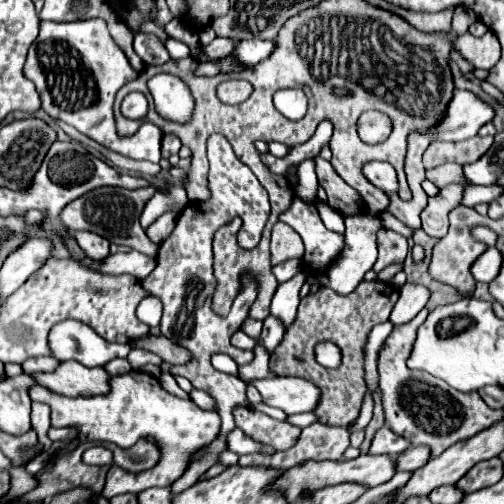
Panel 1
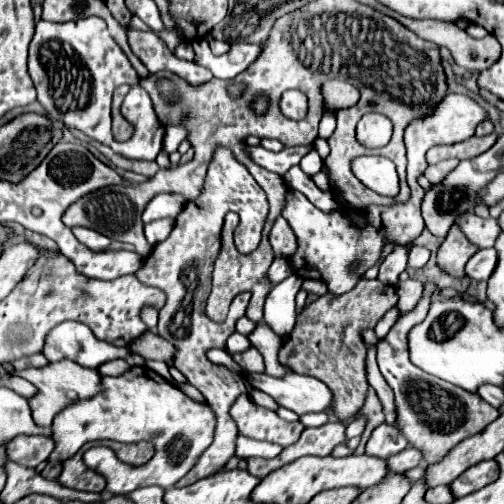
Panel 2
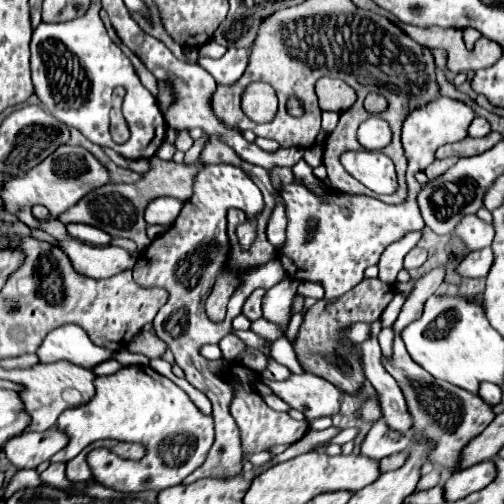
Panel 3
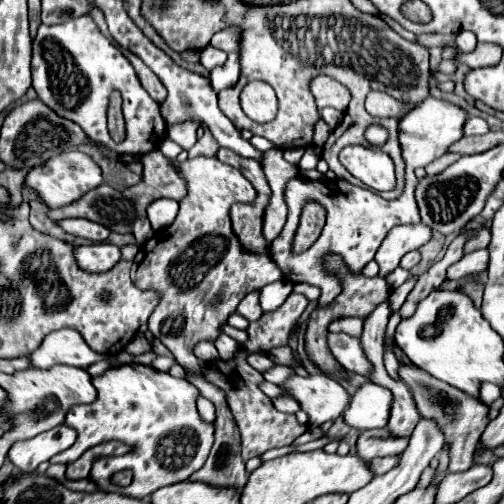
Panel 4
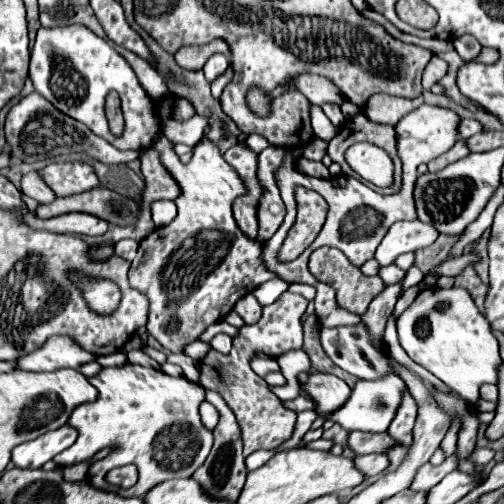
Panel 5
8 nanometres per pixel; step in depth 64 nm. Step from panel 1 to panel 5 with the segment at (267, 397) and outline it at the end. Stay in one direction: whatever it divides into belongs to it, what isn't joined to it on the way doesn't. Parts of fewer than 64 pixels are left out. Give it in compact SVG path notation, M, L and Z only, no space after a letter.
M310 374L308 380L300 384L300 390L314 402L314 410L318 414L312 428L320 428L332 412L346 404L350 396L348 384L332 374Z

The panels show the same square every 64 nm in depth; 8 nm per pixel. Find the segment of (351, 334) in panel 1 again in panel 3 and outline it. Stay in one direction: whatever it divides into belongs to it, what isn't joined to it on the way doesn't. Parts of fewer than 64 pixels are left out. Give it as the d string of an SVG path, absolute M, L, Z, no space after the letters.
M364 278L356 288L346 292L344 296L330 300L326 304L324 304L324 300L318 300L314 306L310 306L306 310L298 336L292 344L296 358L298 358L300 366L304 368L304 372L310 372L310 374L316 374L316 376L328 380L330 384L334 384L336 388L340 388L346 394L356 394L364 386L366 378L364 378L364 372L360 366L358 348L354 344L348 344L350 358L346 358L340 352L342 346L346 346L346 338L344 338L342 330L346 330L348 326L352 326L356 322L366 322L366 324L376 322L392 298L394 298L394 288L390 284L384 284L378 278L374 278L374 280Z

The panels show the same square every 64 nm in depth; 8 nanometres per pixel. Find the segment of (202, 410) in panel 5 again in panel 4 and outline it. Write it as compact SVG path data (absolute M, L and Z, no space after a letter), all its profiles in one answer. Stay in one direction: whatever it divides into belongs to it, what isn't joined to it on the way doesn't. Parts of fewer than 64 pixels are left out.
M199 396L197 398L197 409L200 416L207 422L213 423L216 415L216 408L212 402L207 400L206 398Z

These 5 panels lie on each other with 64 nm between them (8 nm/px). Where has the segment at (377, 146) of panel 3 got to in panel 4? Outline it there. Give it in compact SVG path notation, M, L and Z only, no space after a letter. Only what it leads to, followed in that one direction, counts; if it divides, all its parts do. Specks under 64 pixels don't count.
M372 124L364 130L364 138L370 146L382 146L388 140L388 130L378 126L378 124Z

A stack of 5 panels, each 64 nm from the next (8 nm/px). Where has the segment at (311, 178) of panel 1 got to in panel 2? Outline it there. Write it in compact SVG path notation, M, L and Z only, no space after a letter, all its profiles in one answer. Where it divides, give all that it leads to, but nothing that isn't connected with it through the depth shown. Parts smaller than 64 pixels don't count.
M312 150L306 158L302 158L300 162L300 168L302 172L308 176L308 178L314 178L318 172L320 172L320 166L322 166L322 158L318 156L316 150Z

